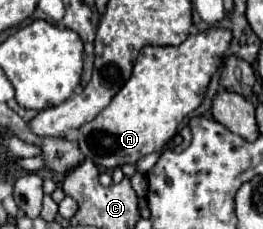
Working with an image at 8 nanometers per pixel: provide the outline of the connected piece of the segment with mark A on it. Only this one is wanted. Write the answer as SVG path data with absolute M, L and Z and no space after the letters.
M210 27L208 31L190 35L178 47L146 45L134 63L130 79L112 97L110 105L94 121L78 129L78 145L84 157L100 167L114 169L126 163L134 165L148 153L164 149L176 135L180 121L202 103L230 39L230 31Z

